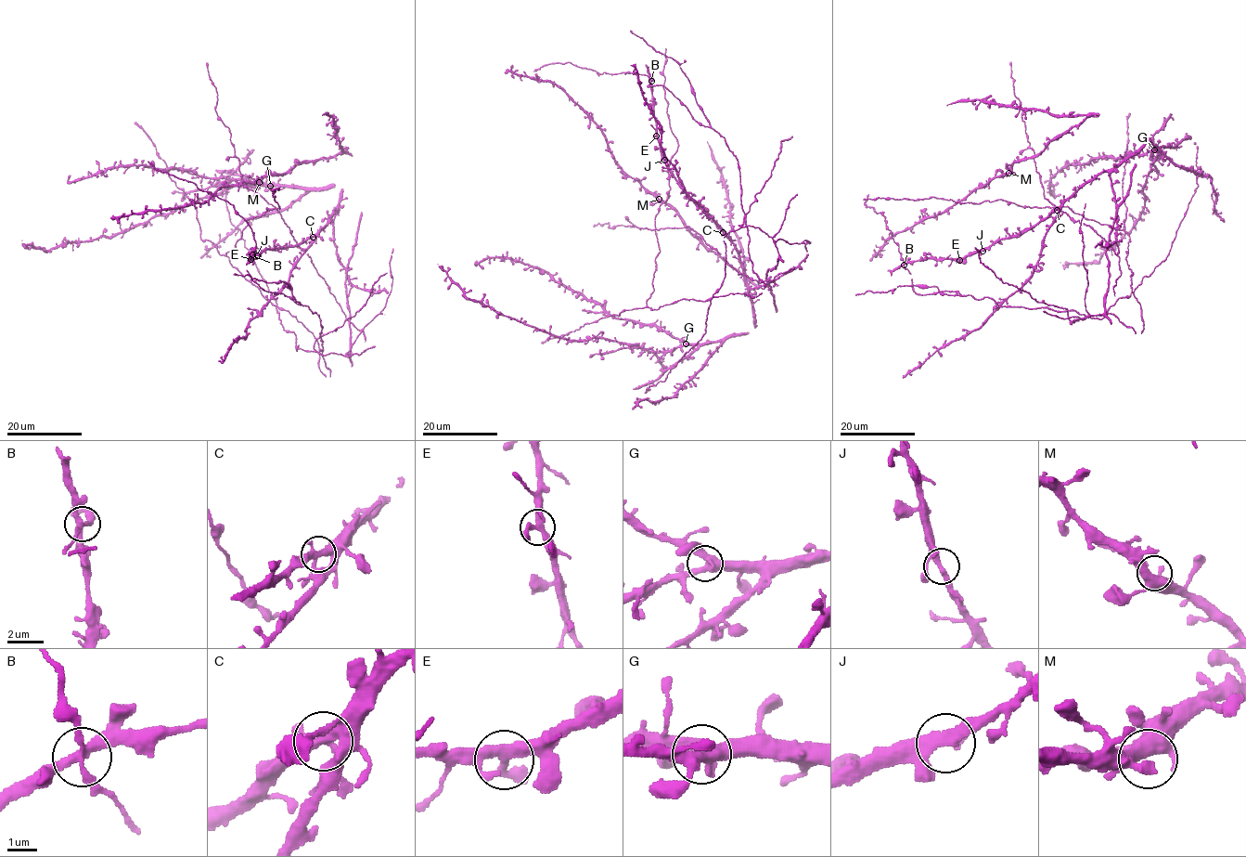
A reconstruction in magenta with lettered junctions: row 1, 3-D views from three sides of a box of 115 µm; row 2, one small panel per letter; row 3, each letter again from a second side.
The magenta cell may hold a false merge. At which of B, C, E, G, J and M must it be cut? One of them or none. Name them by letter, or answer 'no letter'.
no letter

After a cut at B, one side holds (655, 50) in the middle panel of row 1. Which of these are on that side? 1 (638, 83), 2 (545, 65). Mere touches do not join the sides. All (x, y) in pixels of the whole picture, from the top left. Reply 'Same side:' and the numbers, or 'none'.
Same side: 1

